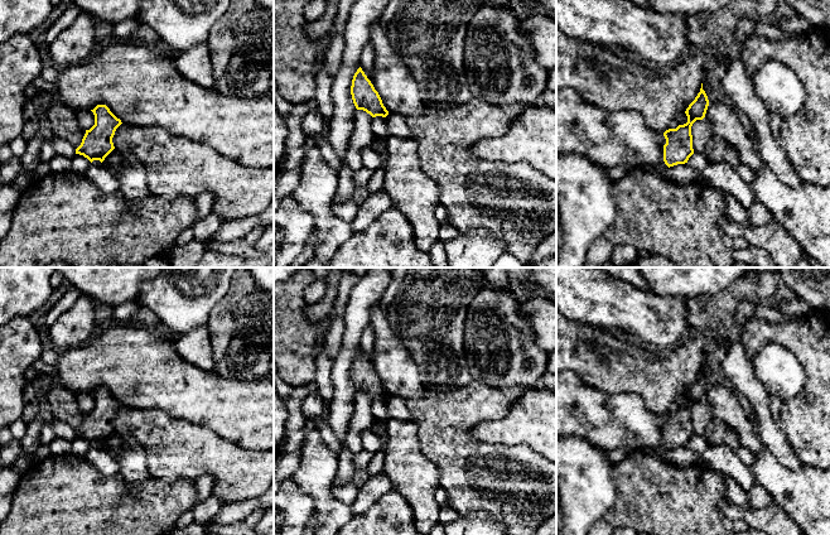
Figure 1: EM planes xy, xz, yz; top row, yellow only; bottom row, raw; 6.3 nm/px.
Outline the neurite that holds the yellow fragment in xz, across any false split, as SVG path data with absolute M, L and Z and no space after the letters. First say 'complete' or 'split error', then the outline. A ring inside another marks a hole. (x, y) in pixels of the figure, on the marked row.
complete; M359 67L353 76L351 95L357 110L363 110L372 117L386 117L389 111L382 103L378 92Z

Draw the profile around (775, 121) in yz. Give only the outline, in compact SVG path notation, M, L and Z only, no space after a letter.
M769 112L767 116L768 125L771 127L771 132L776 136L780 132L782 125L782 117L778 114Z

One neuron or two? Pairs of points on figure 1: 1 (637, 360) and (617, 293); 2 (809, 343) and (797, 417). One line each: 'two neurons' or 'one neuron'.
1: two neurons
2: one neuron

